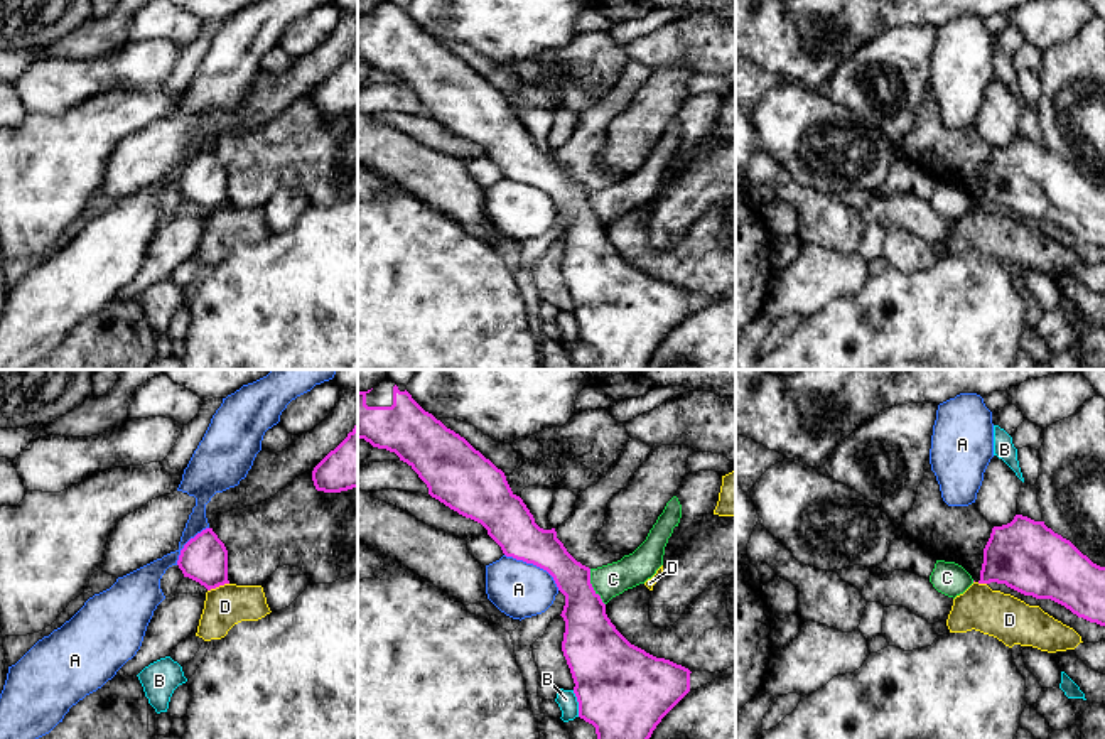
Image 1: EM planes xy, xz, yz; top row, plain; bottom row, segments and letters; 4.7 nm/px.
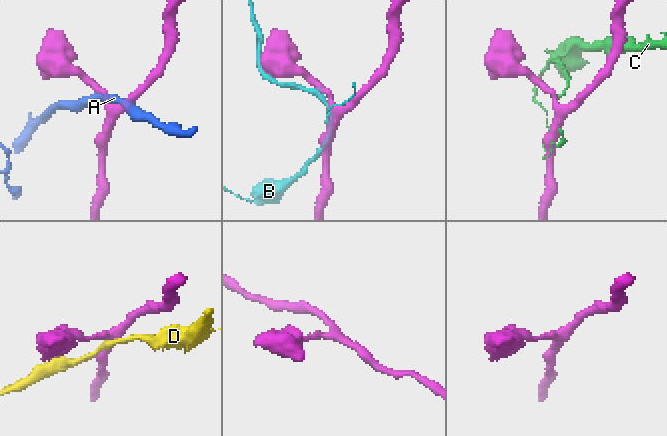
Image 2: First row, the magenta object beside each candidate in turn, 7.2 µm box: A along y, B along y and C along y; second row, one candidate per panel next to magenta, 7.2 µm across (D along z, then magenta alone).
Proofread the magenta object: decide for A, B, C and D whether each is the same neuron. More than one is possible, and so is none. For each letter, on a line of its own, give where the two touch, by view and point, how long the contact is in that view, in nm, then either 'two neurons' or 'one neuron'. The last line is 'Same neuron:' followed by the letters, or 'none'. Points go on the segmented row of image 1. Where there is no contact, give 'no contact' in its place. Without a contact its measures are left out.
A: xz (535, 564) | 320 nm | two neurons
B: xz (579, 704) | 130 nm | two neurons
C: xz (592, 587) | 190 nm | two neurons
D: xy (218, 586) | 110 nm | two neurons
Same neuron: none

